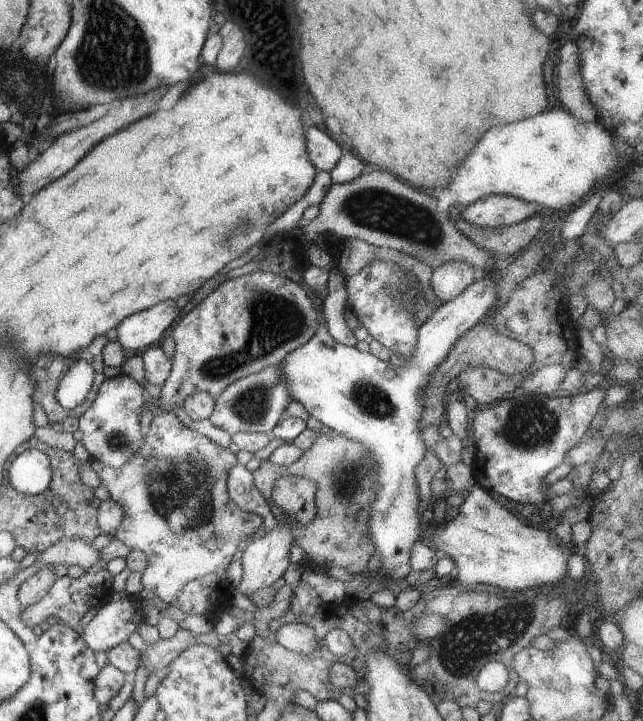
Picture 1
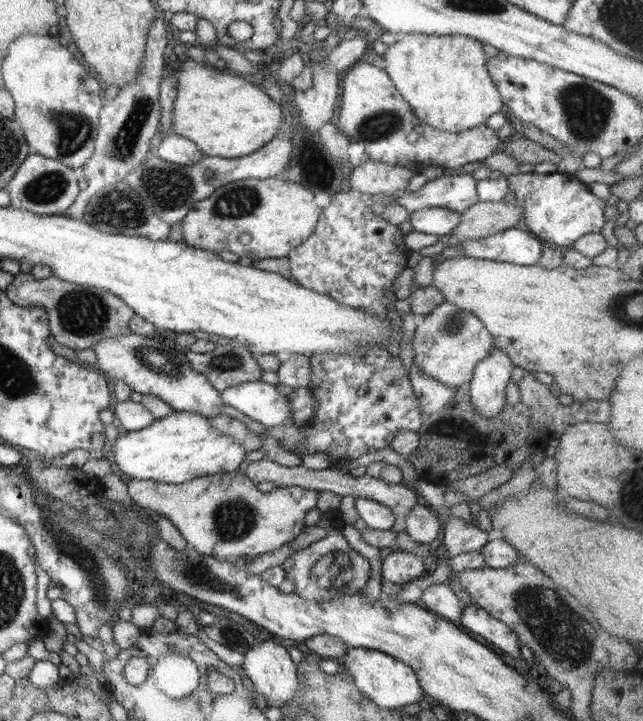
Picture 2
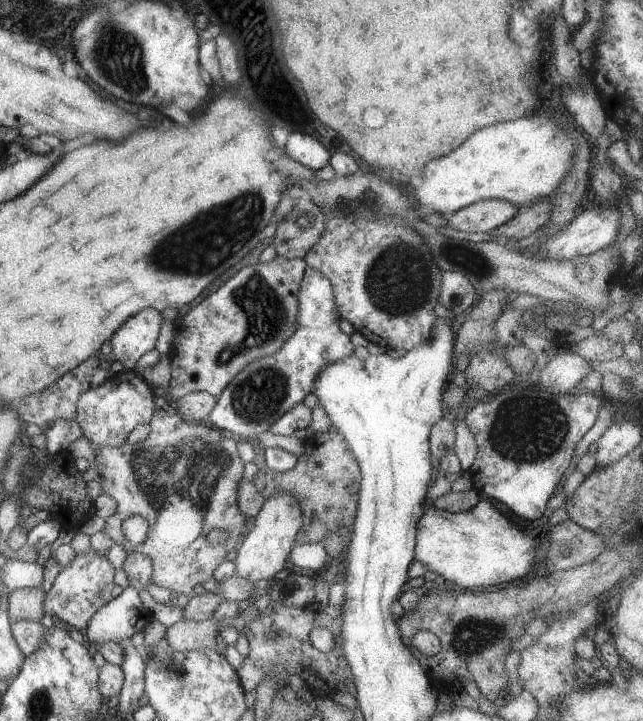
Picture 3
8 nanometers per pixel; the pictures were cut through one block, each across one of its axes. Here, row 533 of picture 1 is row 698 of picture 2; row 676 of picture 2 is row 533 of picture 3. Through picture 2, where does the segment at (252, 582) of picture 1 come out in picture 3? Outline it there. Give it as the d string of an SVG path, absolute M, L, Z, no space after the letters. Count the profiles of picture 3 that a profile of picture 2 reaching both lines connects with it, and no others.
M279 491L267 499L262 510L251 520L233 561L236 565L235 575L252 582L262 578L272 579L284 568L290 551L297 544L298 532L302 528L302 511L298 499L289 492Z

